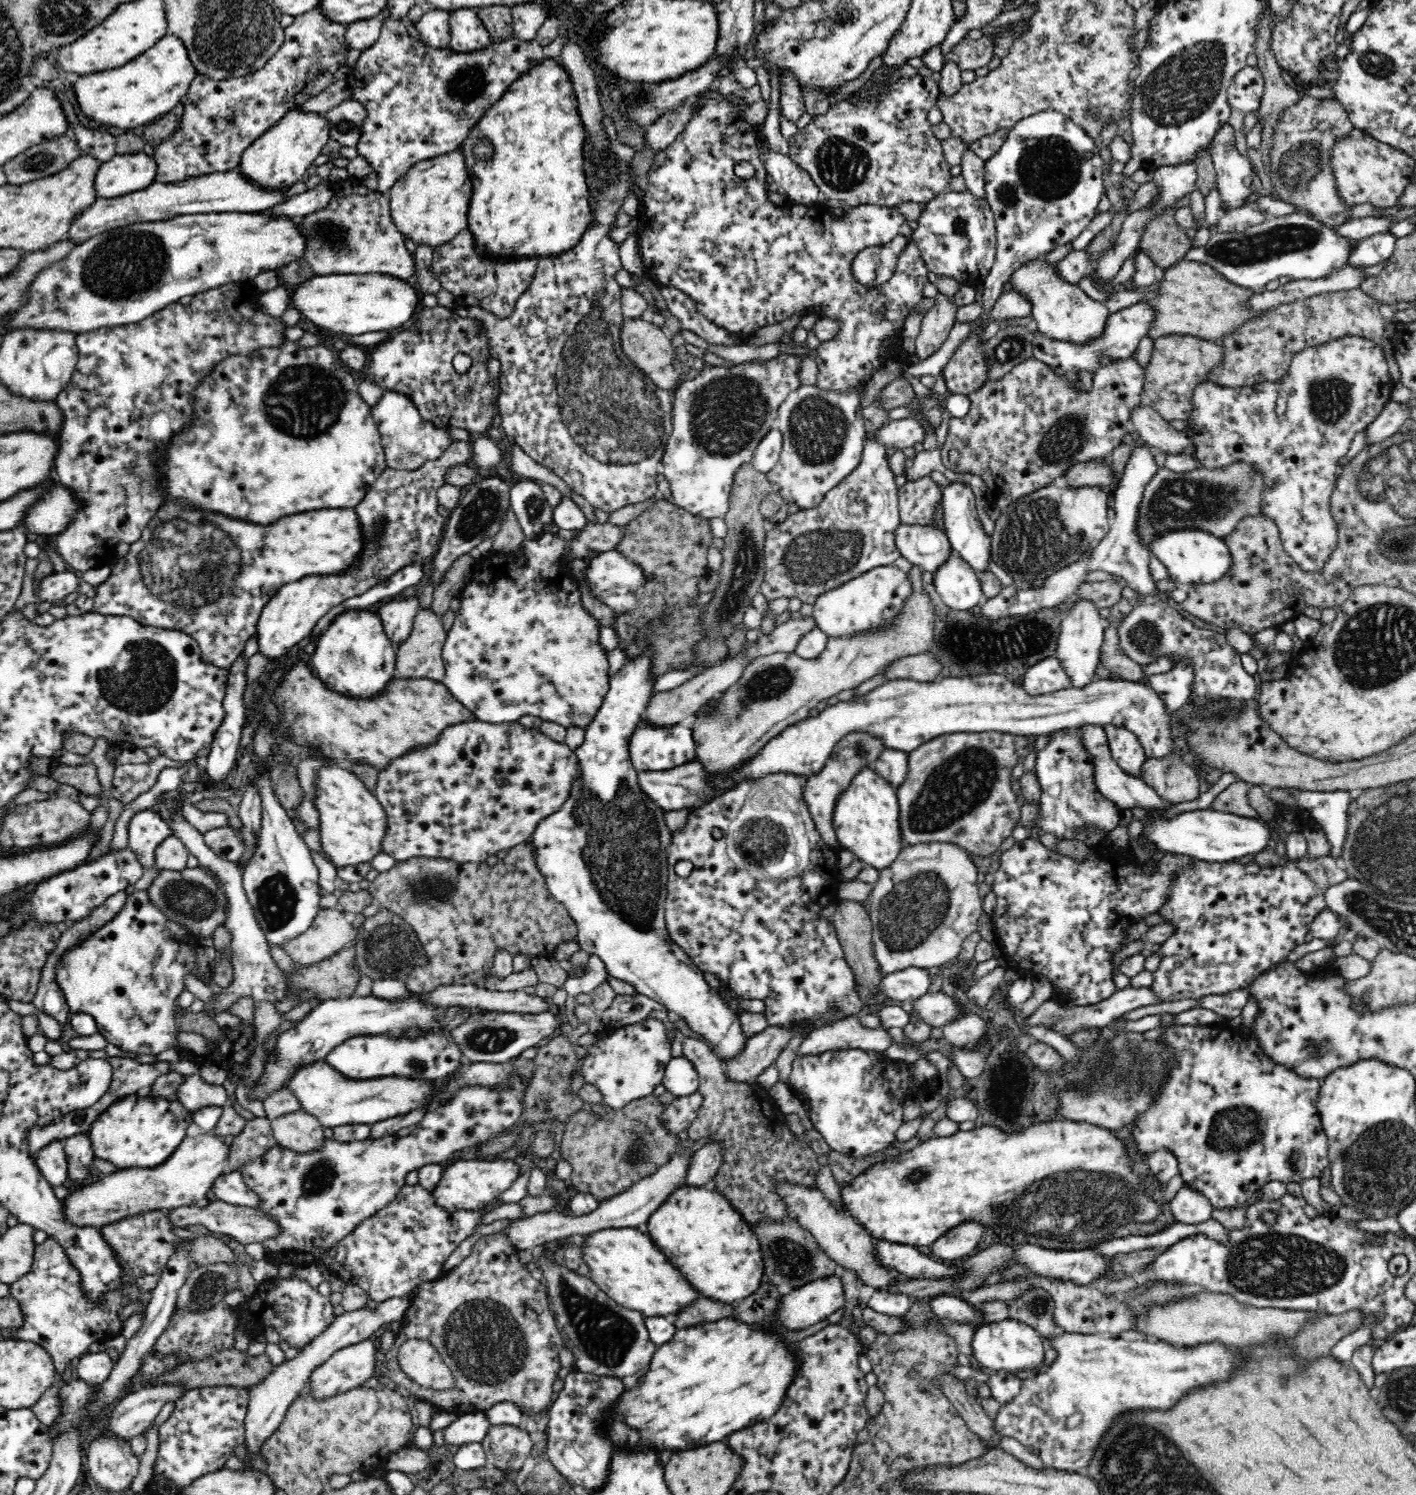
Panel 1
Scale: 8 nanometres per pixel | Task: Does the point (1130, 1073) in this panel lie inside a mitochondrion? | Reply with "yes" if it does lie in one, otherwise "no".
yes

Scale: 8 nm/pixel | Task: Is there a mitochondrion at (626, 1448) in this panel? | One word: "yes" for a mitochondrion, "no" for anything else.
no

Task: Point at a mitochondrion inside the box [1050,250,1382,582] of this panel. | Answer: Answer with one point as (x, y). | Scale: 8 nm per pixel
(1175, 502)

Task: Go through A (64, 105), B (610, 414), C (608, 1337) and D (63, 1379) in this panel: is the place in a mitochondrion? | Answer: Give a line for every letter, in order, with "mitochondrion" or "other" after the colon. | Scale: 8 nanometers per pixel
A: other
B: mitochondrion
C: mitochondrion
D: other

